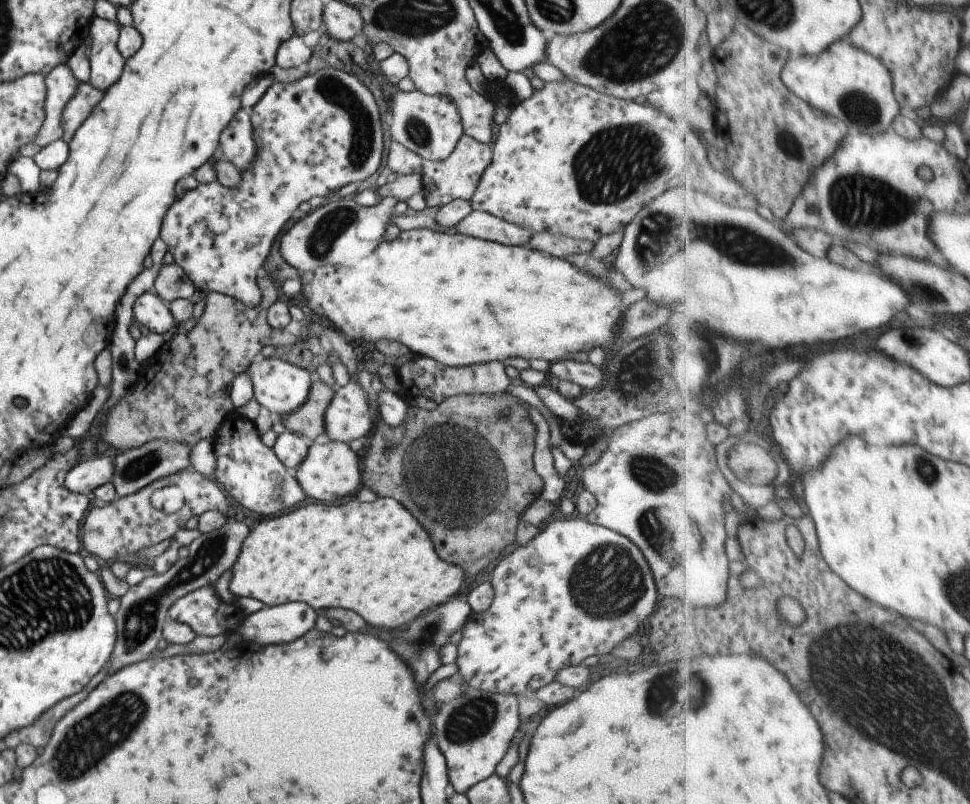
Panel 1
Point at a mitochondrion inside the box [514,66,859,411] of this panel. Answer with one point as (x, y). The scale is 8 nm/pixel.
(614, 162)

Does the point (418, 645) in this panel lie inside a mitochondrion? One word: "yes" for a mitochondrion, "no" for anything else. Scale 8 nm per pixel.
yes

